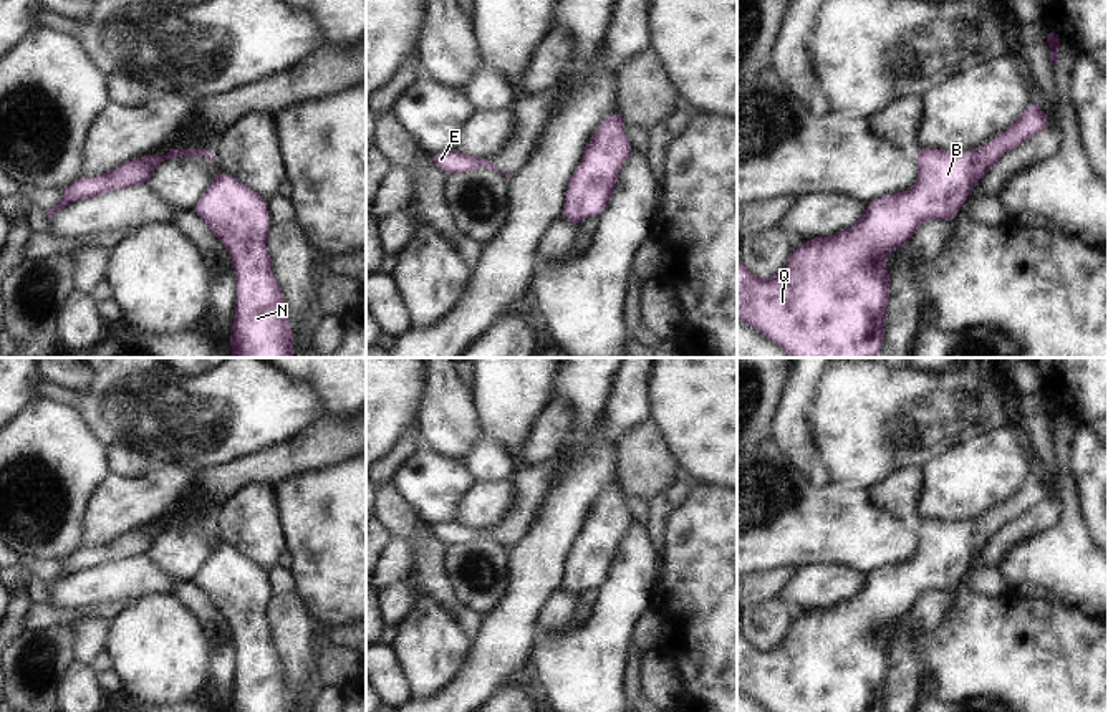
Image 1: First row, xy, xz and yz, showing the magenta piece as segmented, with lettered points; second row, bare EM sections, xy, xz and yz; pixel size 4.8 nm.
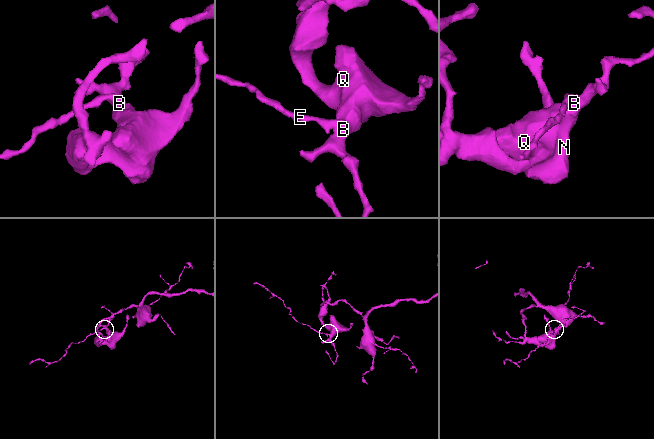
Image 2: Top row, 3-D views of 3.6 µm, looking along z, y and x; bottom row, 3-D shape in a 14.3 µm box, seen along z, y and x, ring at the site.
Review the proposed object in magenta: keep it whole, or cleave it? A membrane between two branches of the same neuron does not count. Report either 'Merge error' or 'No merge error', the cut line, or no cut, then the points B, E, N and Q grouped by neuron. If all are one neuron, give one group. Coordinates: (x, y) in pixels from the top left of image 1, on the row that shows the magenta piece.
No merge error. No split. Groups: B E N Q.

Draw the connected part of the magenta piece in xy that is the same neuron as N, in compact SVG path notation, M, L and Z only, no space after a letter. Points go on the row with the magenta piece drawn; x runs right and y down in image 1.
M219 167L192 210L225 247L235 268L232 358L293 358L293 330L267 247L272 229L267 199Z

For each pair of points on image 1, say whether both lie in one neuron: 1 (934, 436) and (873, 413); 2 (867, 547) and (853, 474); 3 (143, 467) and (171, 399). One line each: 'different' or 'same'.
1: same
2: different
3: different

